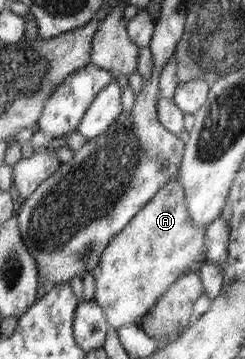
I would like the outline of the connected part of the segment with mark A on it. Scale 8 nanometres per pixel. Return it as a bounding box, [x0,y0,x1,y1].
[92,179,207,331]

